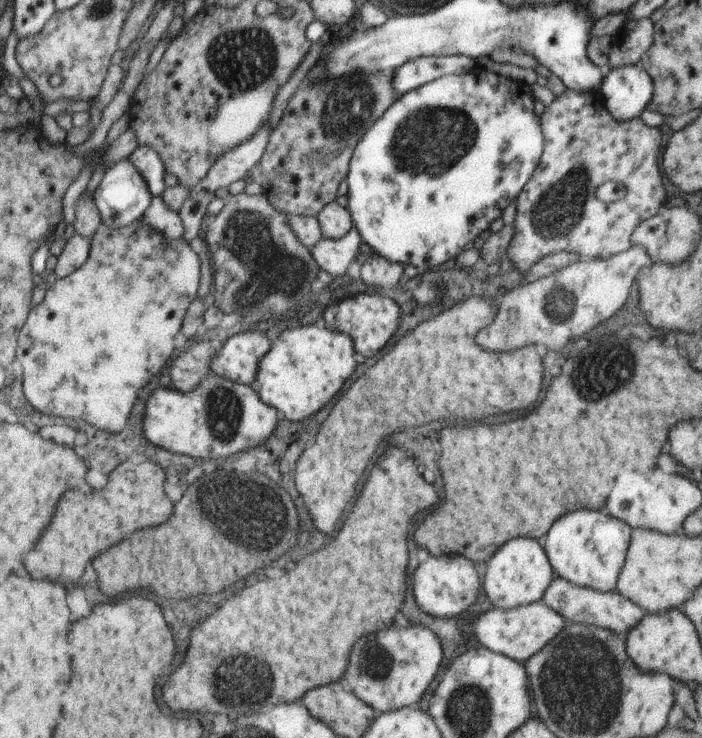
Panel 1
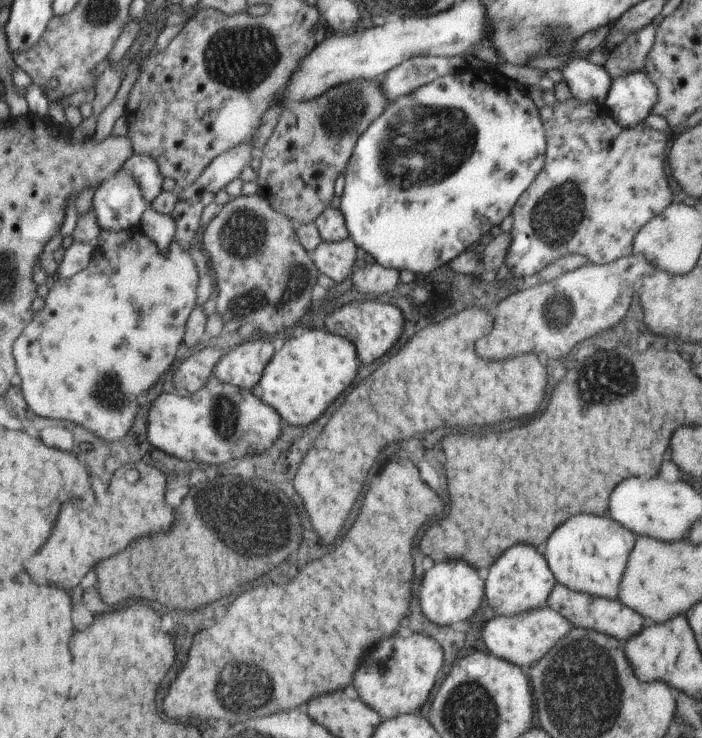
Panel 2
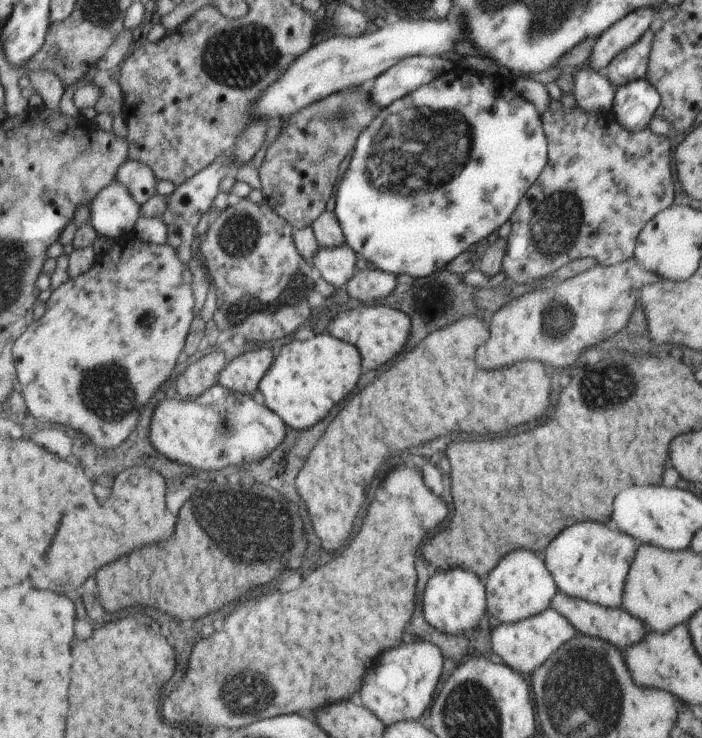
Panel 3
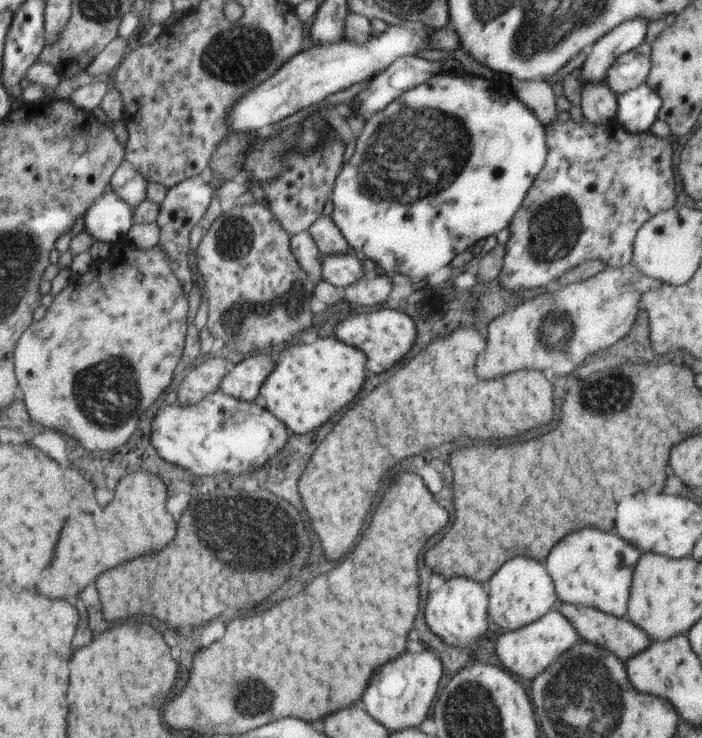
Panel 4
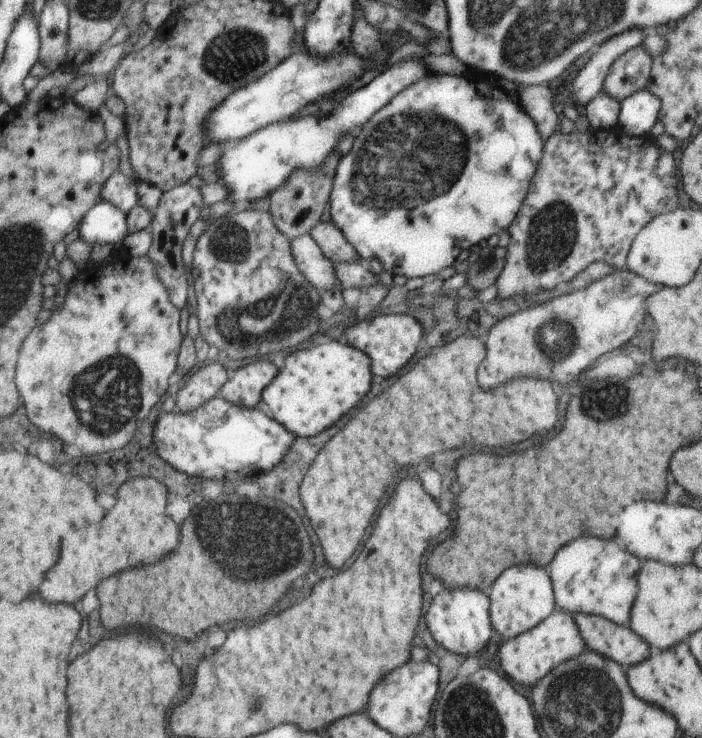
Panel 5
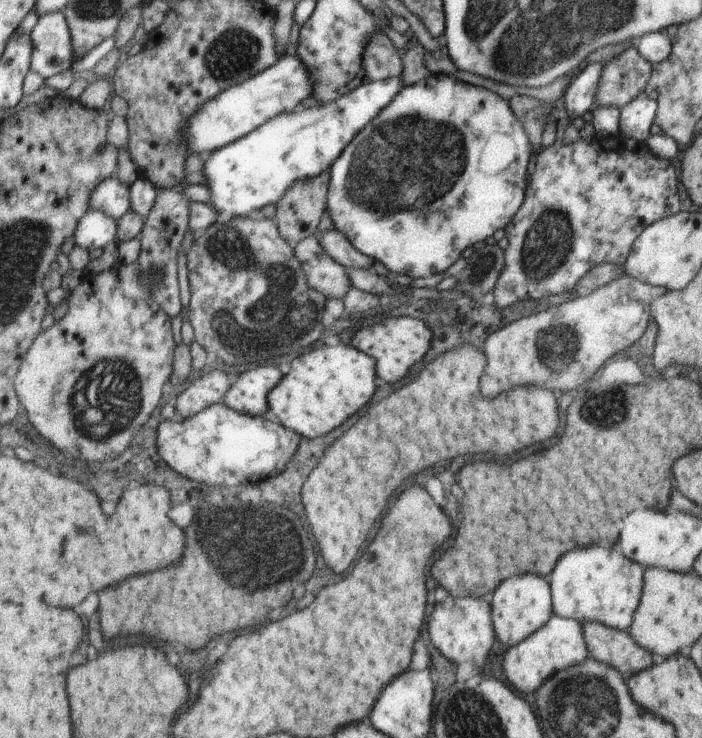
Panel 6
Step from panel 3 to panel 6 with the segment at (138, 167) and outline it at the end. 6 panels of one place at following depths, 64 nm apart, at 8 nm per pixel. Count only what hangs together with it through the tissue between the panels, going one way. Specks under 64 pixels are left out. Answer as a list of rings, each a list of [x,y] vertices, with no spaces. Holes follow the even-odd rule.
[[[117,178],[103,180],[103,184],[99,184],[91,196],[89,210],[103,212],[117,222],[123,214],[129,212],[129,186],[121,184]]]

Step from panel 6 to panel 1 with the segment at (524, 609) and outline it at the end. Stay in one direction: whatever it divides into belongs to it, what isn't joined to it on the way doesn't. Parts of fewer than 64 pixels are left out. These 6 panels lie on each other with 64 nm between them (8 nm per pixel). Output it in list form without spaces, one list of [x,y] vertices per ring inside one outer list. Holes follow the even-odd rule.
[[[517,538],[503,544],[495,552],[495,556],[487,560],[485,566],[487,568],[483,576],[483,590],[491,606],[495,606],[495,610],[515,610],[515,608],[541,602],[545,590],[555,580],[555,574],[545,550],[541,550],[535,540],[527,540],[527,538]]]

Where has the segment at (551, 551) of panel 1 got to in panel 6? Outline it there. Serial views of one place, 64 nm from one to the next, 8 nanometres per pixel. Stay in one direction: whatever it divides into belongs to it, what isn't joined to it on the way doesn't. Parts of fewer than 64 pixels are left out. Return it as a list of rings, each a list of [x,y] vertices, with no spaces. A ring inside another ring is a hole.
[[[581,548],[581,550],[571,550],[567,554],[563,554],[553,572],[551,572],[551,600],[553,600],[553,614],[565,620],[575,620],[575,622],[599,622],[607,628],[619,630],[619,632],[627,632],[631,628],[633,622],[633,614],[641,602],[643,596],[643,568],[633,564],[631,560],[623,558],[621,554],[615,554],[615,558],[611,558],[611,550],[607,548]]]

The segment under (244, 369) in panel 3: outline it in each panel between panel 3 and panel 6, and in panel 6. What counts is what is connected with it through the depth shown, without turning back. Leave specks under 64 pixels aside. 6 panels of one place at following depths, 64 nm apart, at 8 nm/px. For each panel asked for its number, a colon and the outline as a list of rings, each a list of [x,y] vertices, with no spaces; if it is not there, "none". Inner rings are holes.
4: [[[251,354],[249,358],[245,356],[245,360],[235,364],[231,372],[225,374],[219,390],[235,400],[253,402],[265,380],[271,376],[271,370],[273,362],[267,354]]]
5: [[[259,358],[253,364],[233,372],[231,380],[223,386],[221,398],[235,406],[253,410],[261,400],[265,388],[277,378],[277,368],[263,360],[265,358]]]
6: [[[273,366],[253,368],[237,378],[237,382],[227,390],[225,406],[247,416],[263,416],[269,408],[269,394],[281,382],[281,372]]]

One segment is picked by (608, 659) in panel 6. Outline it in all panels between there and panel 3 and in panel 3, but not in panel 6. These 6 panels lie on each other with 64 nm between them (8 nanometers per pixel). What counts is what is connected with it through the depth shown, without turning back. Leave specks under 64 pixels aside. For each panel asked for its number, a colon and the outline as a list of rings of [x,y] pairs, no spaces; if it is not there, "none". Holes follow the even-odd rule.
3: [[[555,592],[555,596],[551,598],[551,610],[563,614],[563,618],[567,618],[567,622],[571,622],[571,626],[575,626],[577,634],[583,634],[583,636],[589,636],[589,638],[599,638],[599,640],[605,640],[609,644],[615,644],[621,652],[627,646],[641,642],[647,634],[643,624],[637,618],[633,618],[629,612],[625,612],[623,608],[607,608],[607,606],[601,606],[601,604],[597,606],[595,602],[565,596],[563,592]]]
4: [[[557,602],[555,610],[559,610],[569,622],[575,624],[583,642],[593,644],[597,648],[603,648],[607,652],[613,652],[625,664],[627,664],[627,660],[643,654],[651,646],[651,640],[647,638],[647,634],[643,630],[635,628],[635,624],[631,624],[627,618],[615,618],[607,612],[599,612],[599,610],[593,610],[587,606],[571,606],[571,604],[563,604],[563,602]]]
5: [[[577,614],[573,620],[583,636],[585,650],[617,662],[625,670],[629,666],[643,664],[651,656],[651,646],[643,642],[641,636],[635,636],[635,632],[629,628],[585,614]]]

